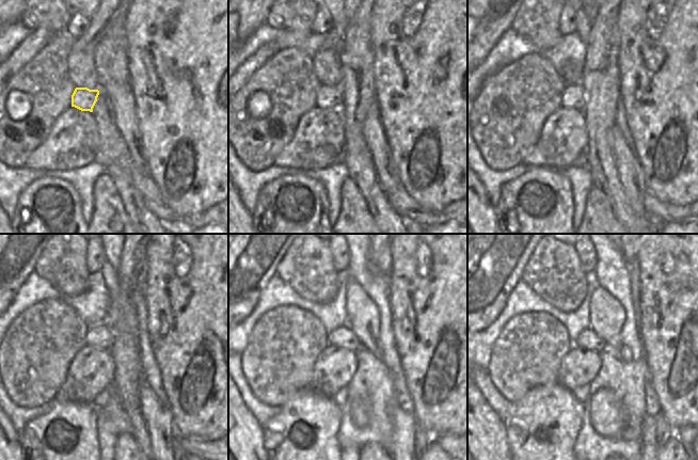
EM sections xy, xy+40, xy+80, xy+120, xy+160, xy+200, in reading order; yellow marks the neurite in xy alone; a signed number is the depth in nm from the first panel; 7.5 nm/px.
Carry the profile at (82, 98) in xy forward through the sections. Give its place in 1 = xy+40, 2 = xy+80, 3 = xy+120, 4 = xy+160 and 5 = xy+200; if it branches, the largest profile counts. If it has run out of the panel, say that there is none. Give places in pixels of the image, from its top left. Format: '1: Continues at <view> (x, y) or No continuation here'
1: Continues at xy+40 (328, 96)
2: Continues at xy+80 (573, 96)
3: Continues at xy+120 (100, 336)
4: Continues at xy+160 (342, 337)
5: Continues at xy+200 (588, 339).

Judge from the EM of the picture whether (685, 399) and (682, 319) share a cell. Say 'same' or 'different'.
same

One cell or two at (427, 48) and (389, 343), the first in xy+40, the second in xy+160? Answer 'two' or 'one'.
two

